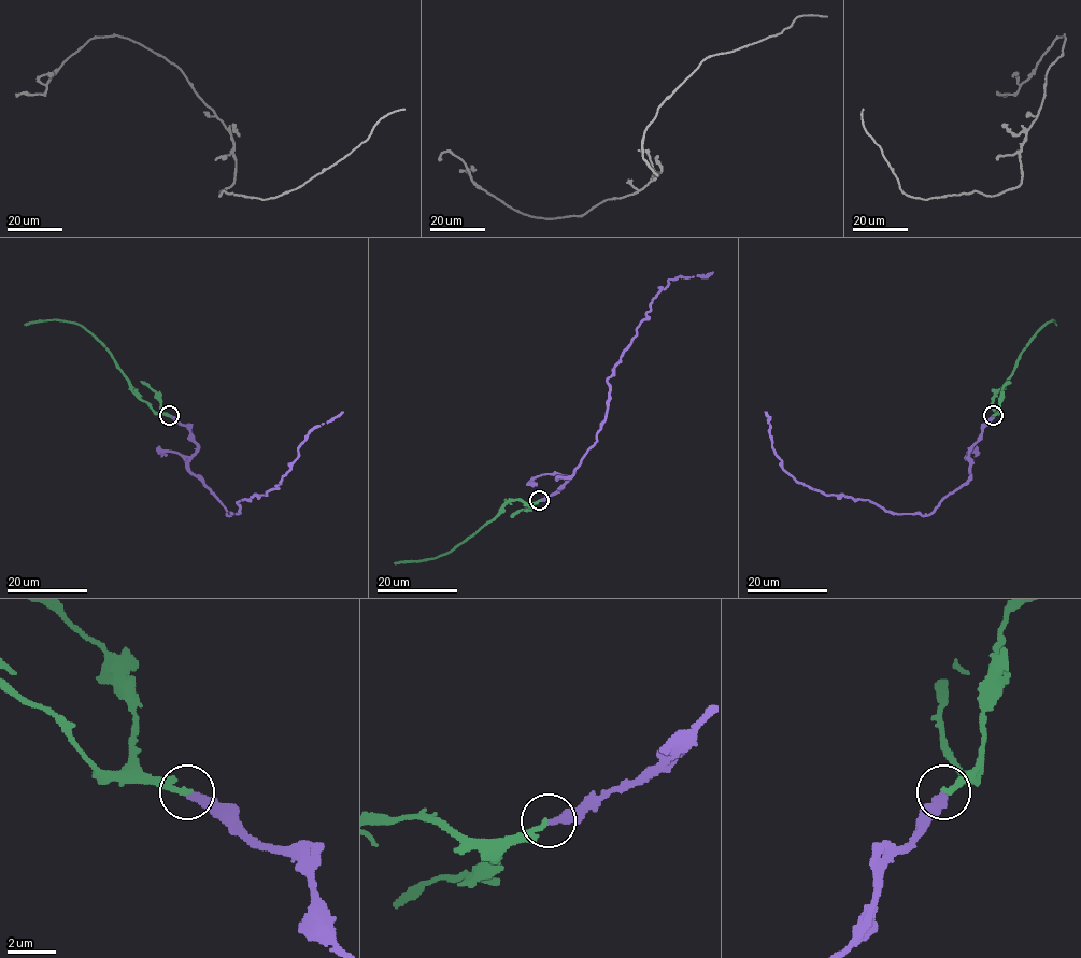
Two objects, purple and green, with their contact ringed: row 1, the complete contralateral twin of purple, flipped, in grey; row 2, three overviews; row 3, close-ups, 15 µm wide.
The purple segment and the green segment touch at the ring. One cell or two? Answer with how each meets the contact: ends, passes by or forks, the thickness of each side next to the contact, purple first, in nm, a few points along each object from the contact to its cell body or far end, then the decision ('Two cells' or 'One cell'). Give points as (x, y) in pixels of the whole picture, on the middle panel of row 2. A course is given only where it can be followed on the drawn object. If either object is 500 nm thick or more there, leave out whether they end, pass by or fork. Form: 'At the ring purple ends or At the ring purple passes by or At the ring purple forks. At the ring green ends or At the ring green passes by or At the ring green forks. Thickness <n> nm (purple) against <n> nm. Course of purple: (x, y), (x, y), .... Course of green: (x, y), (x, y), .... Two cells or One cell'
At the ring purple ends. At the ring green ends. Thickness 320 nm (purple) against 220 nm. Course of purple: (539, 500), (597, 440), (607, 380), (650, 302), (669, 280), (713, 272). Course of green: (539, 500), (525, 503), (509, 499), (493, 519), (450, 552), (432, 558), (394, 562). One cell

